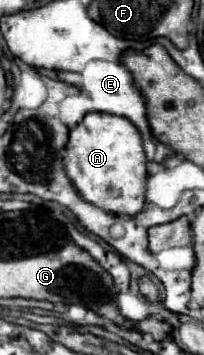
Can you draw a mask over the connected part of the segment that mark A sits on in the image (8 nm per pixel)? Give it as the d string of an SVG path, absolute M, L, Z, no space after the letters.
M87 113L81 123L71 127L65 145L65 173L81 197L115 215L137 215L145 207L147 159L139 129L119 115Z

